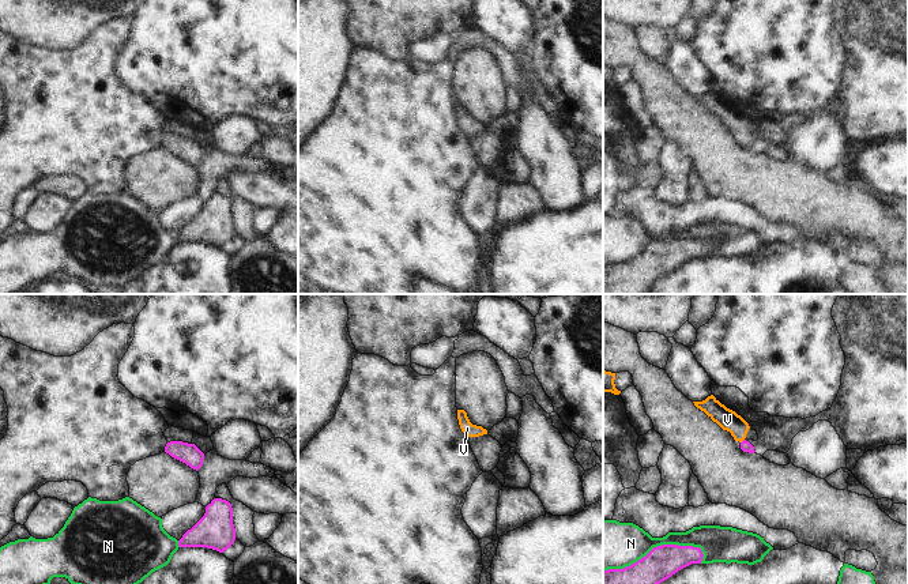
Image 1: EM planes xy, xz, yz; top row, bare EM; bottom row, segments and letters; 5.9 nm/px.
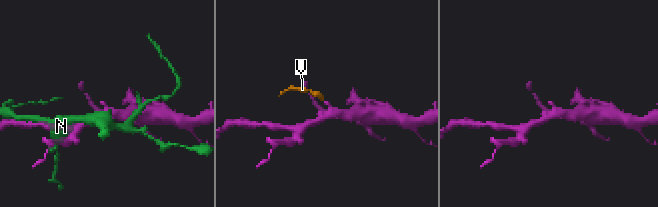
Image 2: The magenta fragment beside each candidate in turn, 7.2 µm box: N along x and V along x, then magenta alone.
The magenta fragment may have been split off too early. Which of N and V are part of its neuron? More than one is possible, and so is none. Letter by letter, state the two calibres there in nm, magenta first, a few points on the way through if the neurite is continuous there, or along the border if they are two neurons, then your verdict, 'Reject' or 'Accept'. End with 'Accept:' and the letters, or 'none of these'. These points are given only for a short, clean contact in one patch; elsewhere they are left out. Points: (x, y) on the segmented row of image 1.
N: Thickness 190 nm (magenta) against 280 nm. Reject
V: Thickness 60 nm (magenta) against 120 nm. Path across: yz (745, 445), (742, 441), (738, 430), (727, 419). Accept
Accept: V

